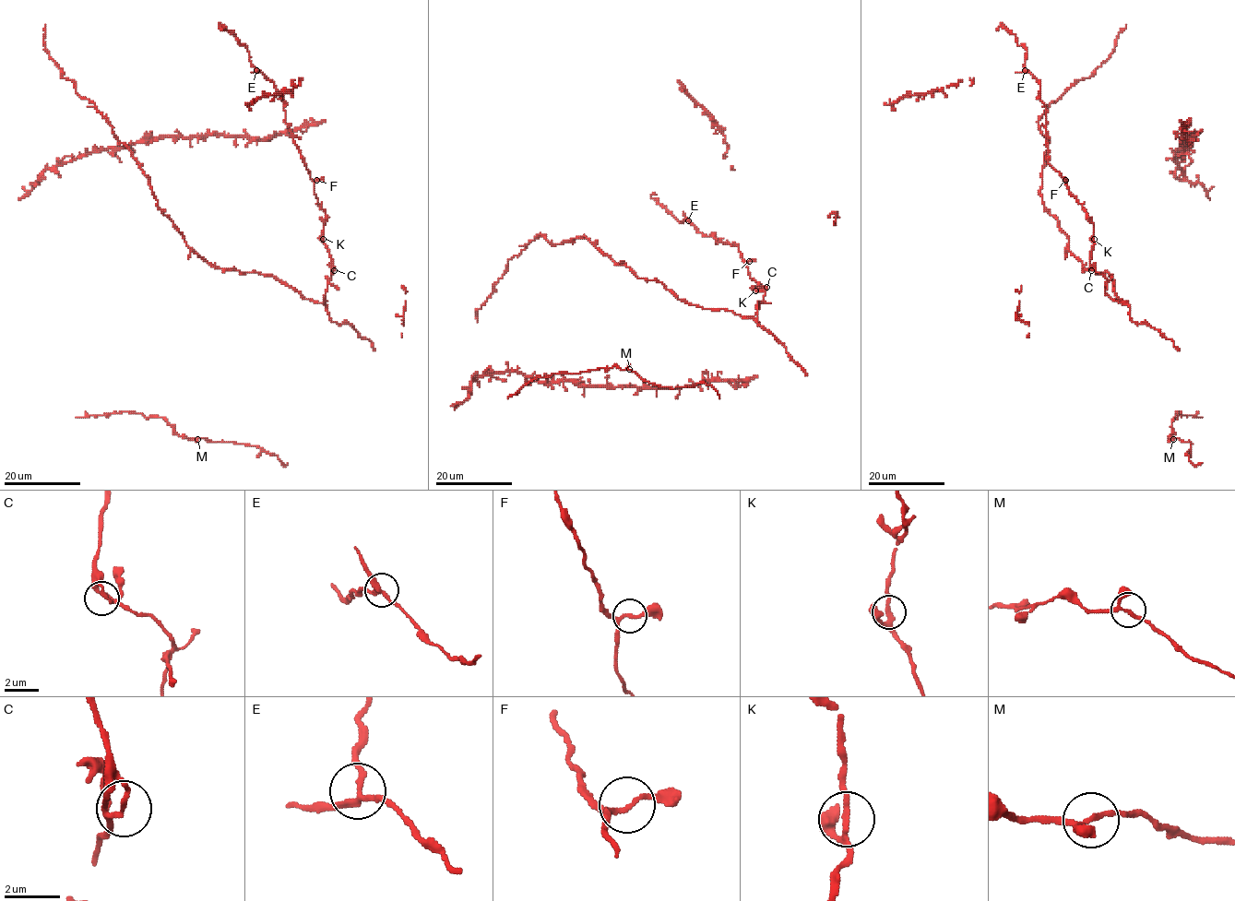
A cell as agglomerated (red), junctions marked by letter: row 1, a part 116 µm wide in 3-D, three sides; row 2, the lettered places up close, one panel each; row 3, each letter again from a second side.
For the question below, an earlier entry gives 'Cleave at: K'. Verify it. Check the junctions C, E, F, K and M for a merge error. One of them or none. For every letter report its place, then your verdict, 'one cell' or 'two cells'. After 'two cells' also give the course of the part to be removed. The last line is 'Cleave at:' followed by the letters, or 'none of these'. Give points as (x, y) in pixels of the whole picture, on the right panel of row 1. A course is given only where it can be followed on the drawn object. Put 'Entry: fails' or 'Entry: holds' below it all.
C: at (1091, 270); one cell
E: at (1025, 70); one cell
F: at (1065, 180); one cell
K: at (1094, 239); one cell
M: at (1173, 439); one cell
Cleave at: none of these
Entry: fails

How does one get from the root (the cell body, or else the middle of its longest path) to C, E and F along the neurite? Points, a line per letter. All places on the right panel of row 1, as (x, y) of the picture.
C: (1075, 256), (1084, 269), (1111, 275), (1114, 291), (1123, 303), (1104, 291), (1107, 278), (1091, 270)
E: (1075, 256), (1111, 275), (1123, 303), (1090, 268), (1093, 224), (1048, 162), (1046, 108), (1025, 70)
F: (1075, 256), (1084, 269), (1111, 275), (1123, 303), (1104, 291), (1107, 278), (1090, 268), (1093, 224), (1065, 181)

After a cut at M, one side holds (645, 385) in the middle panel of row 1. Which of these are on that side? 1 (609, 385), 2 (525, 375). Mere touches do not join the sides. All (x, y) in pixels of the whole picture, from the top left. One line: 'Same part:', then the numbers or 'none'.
Same part: 1, 2

